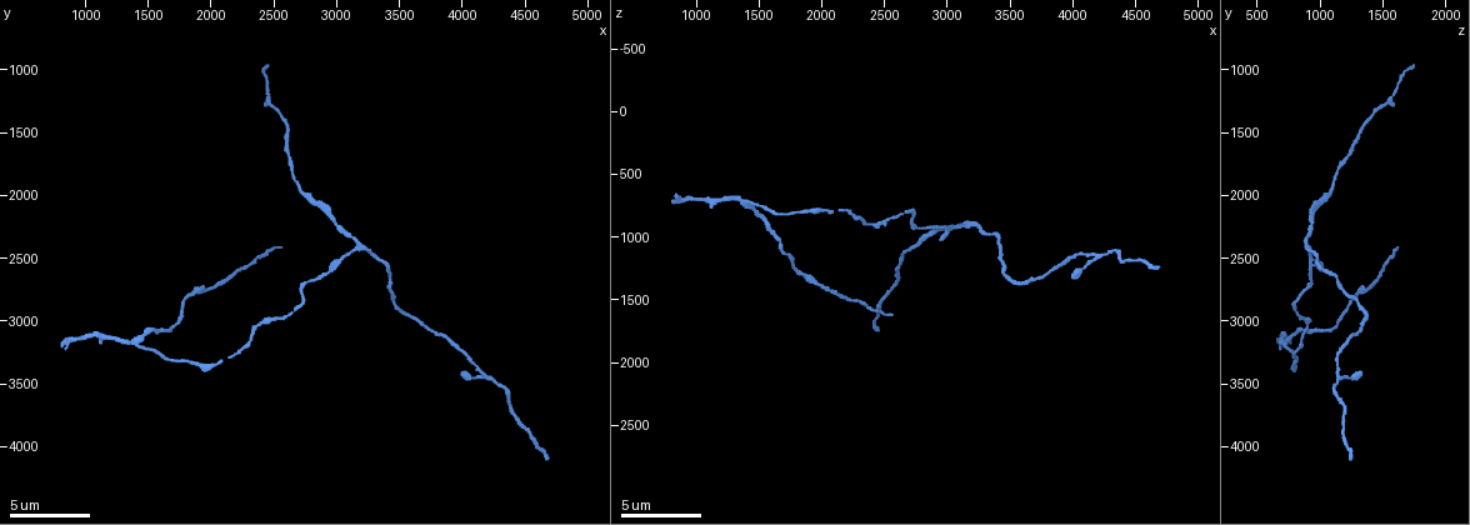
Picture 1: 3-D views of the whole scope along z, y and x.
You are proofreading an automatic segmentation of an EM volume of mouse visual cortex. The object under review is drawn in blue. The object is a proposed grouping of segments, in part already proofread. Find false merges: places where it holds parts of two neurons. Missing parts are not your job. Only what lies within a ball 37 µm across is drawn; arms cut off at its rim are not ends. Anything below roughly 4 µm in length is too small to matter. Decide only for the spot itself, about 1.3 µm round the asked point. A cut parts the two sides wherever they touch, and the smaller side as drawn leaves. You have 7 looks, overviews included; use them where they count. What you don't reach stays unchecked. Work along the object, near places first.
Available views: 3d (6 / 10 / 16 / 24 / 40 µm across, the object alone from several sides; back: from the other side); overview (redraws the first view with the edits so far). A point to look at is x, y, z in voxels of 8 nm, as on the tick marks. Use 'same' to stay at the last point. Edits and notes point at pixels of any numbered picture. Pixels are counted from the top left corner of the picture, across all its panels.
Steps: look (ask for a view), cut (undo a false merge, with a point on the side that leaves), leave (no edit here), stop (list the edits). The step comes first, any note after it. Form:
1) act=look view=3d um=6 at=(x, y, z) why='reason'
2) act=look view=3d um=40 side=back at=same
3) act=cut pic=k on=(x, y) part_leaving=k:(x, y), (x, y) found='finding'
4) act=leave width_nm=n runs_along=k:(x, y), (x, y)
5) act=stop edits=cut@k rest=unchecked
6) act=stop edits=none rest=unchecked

act=look view=3d um=10 at=(3220, 2400, 880) why='arms part here'

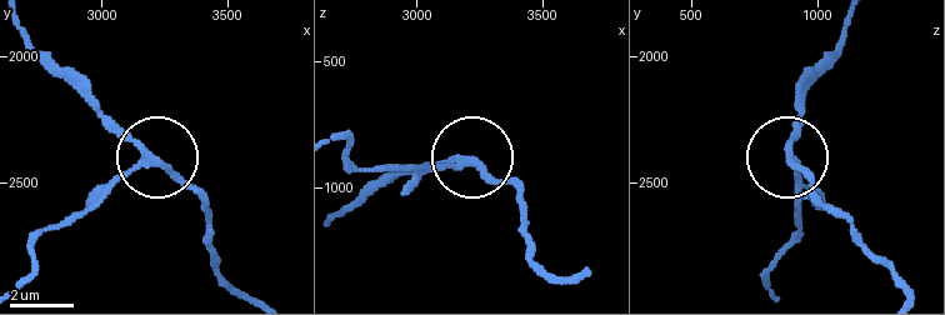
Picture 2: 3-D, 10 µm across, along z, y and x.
act=look view=3d um=6 at=(3200, 2410, 890)

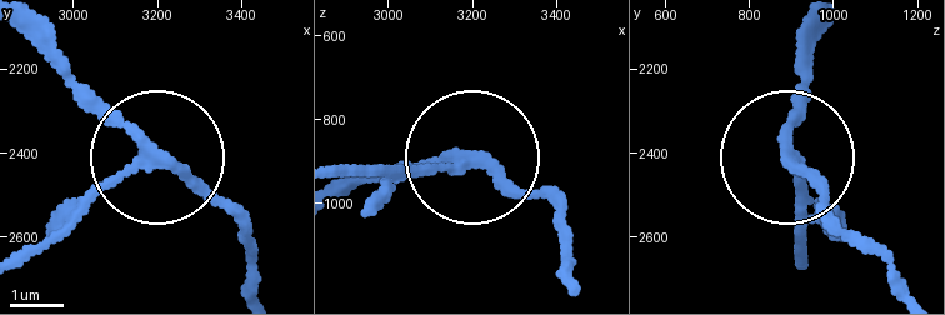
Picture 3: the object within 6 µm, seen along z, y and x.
act=leave arms=3 runs_along=3:(808, 265), (794, 59) found='one neuron here'

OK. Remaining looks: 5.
act=look view=3d um=6 at=(2760, 2000, 1040) why='thick turns thin'

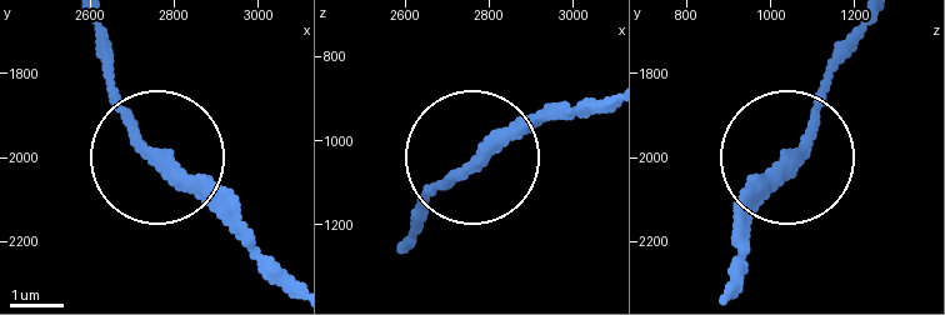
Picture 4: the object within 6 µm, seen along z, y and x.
act=leave runs_along=4:(603, 100), (495, 133), (419, 218) found='continuous, no second neuron'

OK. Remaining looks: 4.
act=look view=3d um=6 at=(1440, 3140, 760) why='side arm on a straight run'

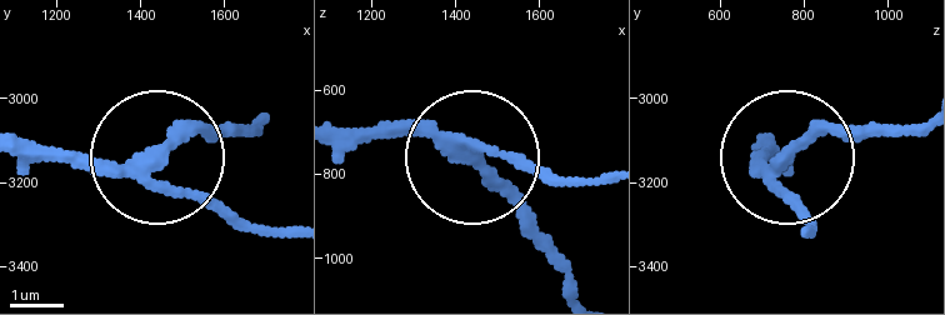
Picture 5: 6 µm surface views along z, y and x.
act=look view=3d um=6 side=back at=(1435, 3135, 760)

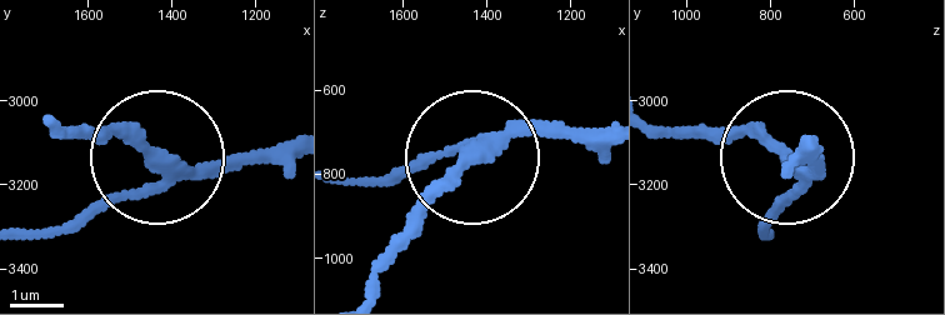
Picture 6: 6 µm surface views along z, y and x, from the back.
act=cut pic=6 on=(138, 130) side_arm_um=5 part_leaving=6:(178, 180), (105, 126), (56, 121) found='two neurons meet here'

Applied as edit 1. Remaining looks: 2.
act=look view=3d um=10 at=(4200, 3460, 1120) why='three-way junction'

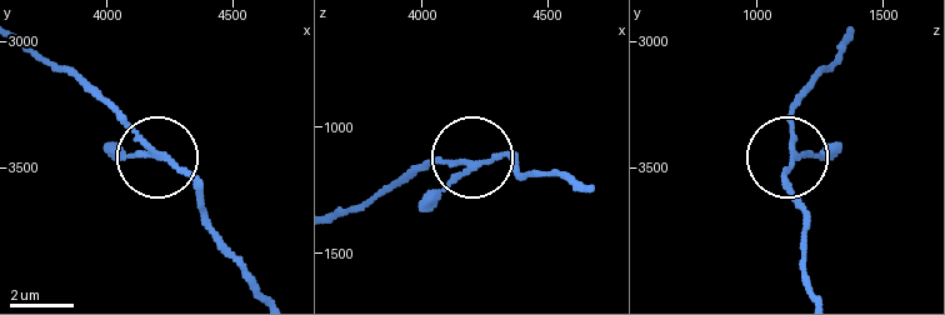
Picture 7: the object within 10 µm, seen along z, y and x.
act=look view=3d um=6 at=(4220, 3460, 1150) why='closer look'

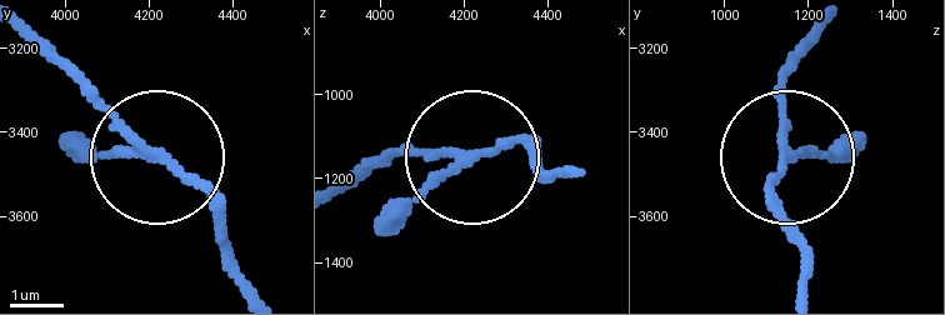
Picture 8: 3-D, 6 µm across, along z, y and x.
act=leave runs_along=8:(824, 25), (779, 98), (779, 205), (805, 281) found='continuous, no second neuron'

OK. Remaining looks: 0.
act=stop edits=cut@6 rest=unchecked

